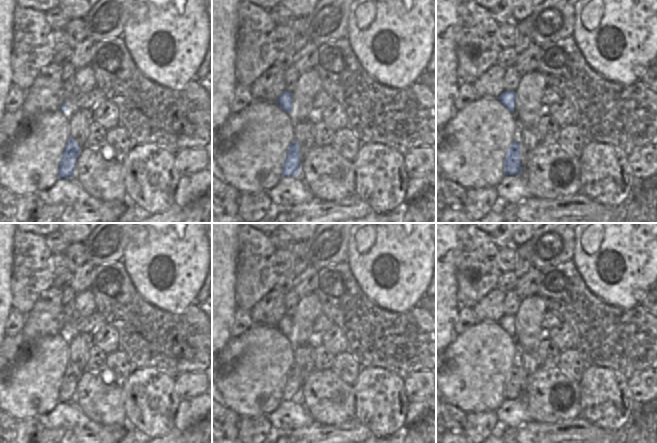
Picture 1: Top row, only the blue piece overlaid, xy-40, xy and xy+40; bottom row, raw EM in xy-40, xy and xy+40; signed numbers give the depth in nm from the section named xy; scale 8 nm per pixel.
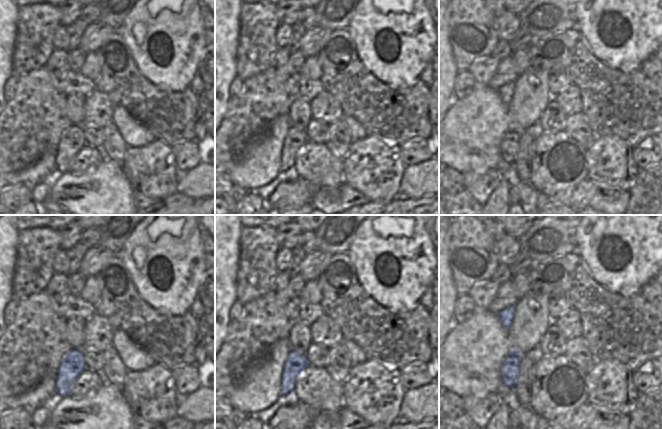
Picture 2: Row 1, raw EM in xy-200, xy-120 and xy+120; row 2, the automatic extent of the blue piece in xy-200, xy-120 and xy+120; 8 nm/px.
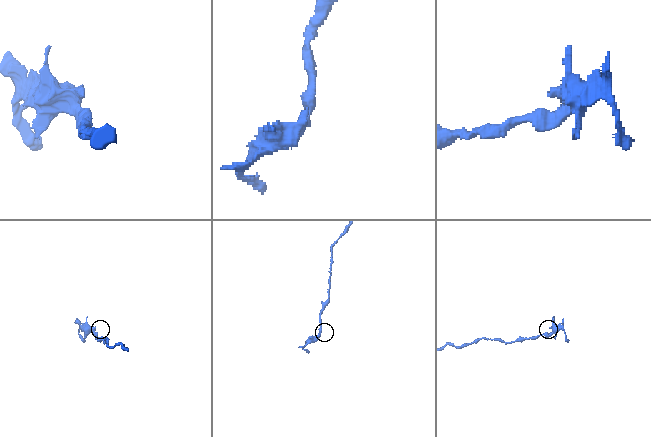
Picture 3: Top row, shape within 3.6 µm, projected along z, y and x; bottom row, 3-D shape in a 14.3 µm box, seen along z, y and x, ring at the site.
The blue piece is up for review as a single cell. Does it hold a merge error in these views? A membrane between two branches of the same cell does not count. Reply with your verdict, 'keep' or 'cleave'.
cleave

